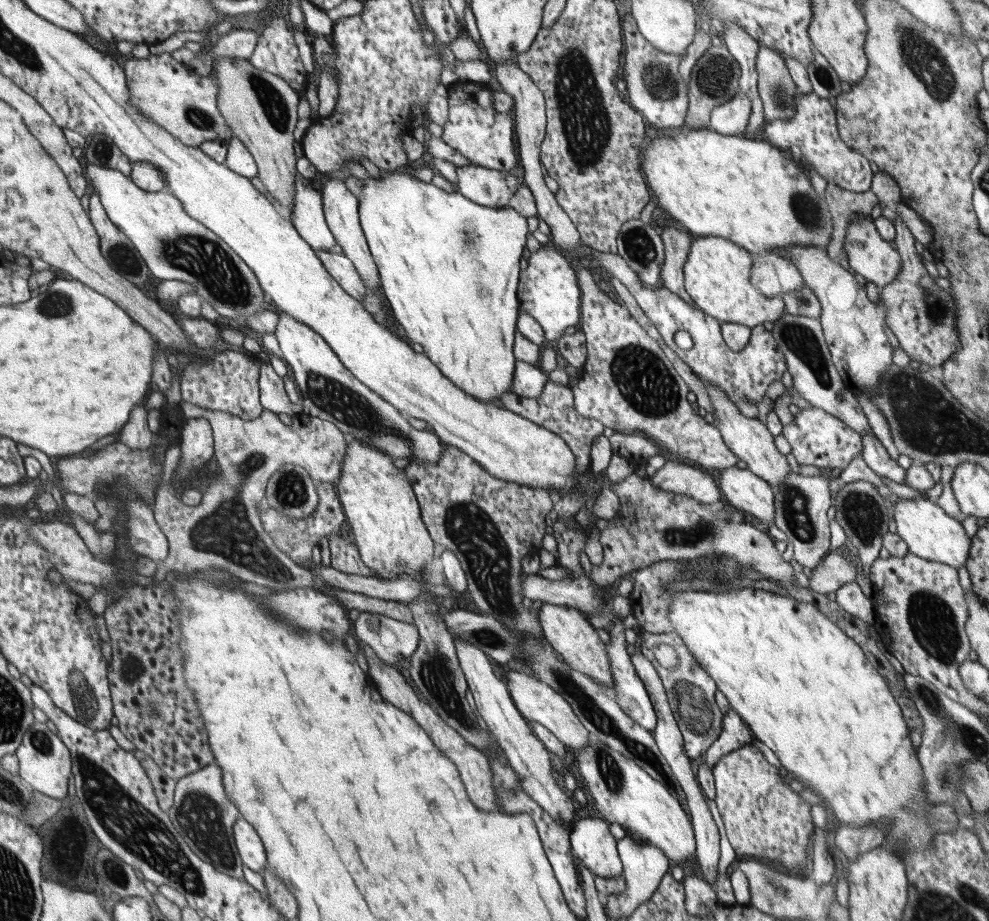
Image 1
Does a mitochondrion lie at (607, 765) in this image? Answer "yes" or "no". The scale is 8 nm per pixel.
yes

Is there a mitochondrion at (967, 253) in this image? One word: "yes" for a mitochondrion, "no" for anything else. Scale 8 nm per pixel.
yes

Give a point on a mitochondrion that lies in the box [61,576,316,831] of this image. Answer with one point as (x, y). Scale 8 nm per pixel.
(83, 698)

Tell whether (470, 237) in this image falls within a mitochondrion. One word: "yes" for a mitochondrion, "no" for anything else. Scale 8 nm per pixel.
yes

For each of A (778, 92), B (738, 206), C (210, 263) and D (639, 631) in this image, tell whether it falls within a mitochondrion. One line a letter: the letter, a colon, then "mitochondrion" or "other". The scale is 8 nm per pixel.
A: mitochondrion
B: other
C: mitochondrion
D: other

